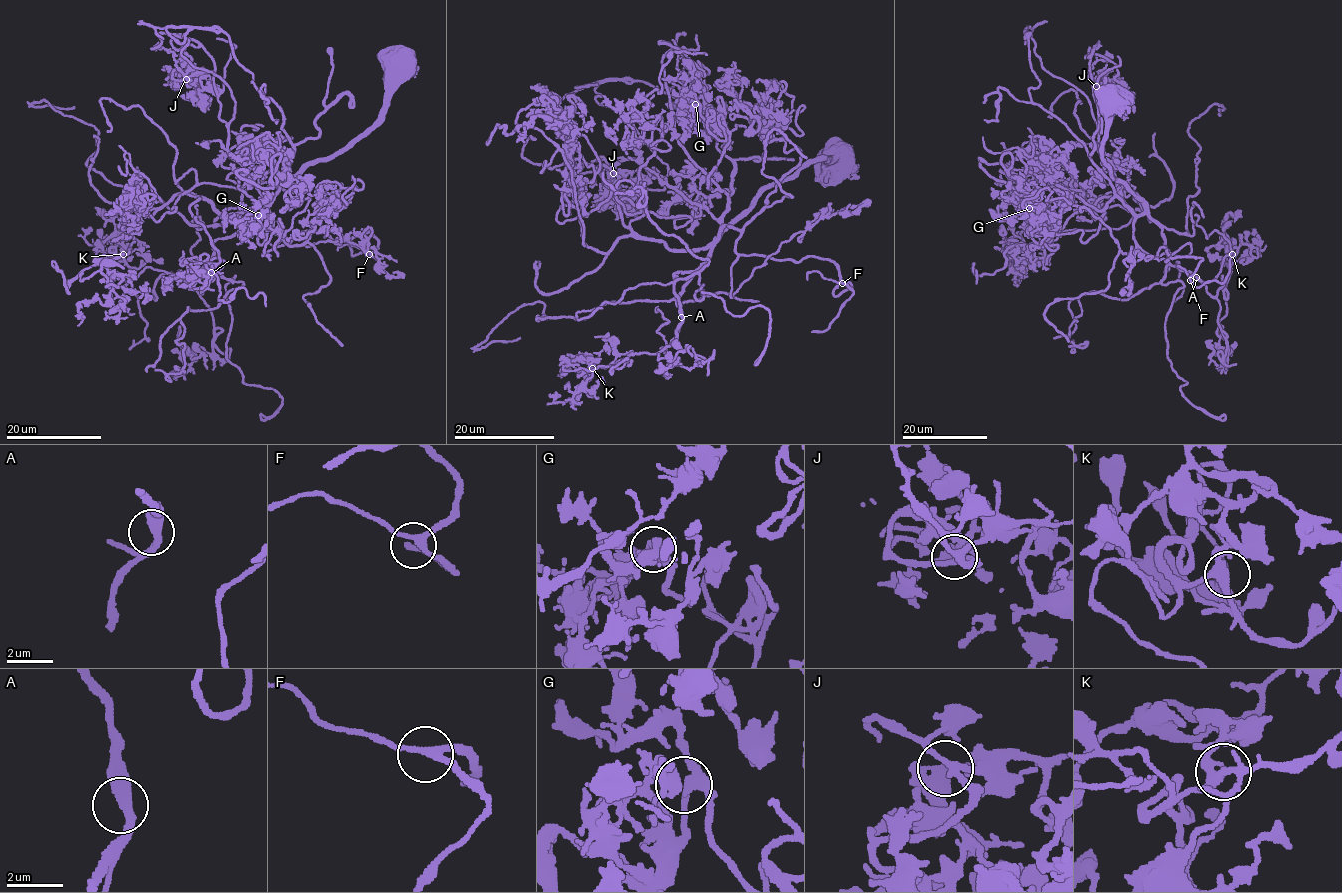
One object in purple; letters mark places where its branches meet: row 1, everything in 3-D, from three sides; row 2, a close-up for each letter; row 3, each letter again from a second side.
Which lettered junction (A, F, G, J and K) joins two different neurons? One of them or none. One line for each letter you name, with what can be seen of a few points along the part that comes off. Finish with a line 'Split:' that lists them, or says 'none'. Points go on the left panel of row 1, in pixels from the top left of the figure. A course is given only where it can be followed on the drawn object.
Split: none

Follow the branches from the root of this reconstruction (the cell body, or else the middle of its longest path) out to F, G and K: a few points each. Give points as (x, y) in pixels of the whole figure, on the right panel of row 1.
F: (1117, 102), (1100, 156), (1143, 203), (1134, 240), (1151, 256), (1164, 248), (1166, 262), (1202, 258), (1190, 280)
G: (1117, 102), (1100, 156), (1145, 210), (1134, 214), (1114, 197), (1082, 242), (1081, 230), (1057, 234), (1029, 208)
K: (1117, 102), (1100, 156), (1161, 228), (1167, 261), (1214, 296), (1221, 275), (1227, 294), (1227, 248), (1232, 254)

